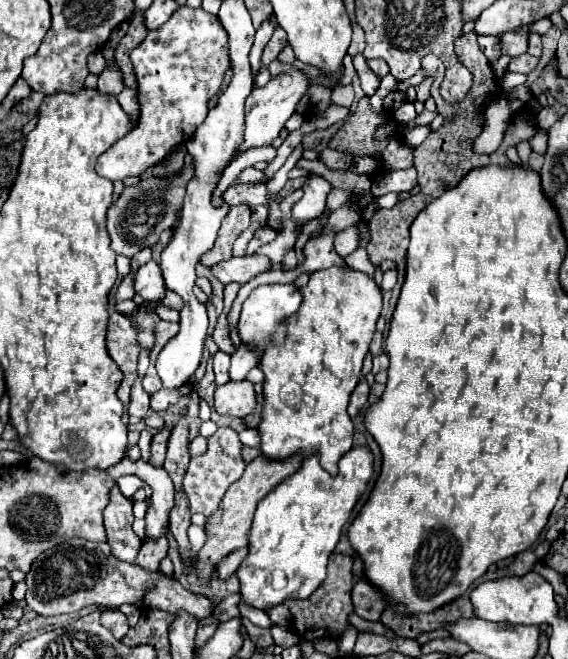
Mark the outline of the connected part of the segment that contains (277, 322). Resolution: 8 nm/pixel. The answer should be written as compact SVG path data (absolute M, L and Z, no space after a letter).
M266 284L266 286L254 288L242 306L242 314L238 322L242 342L248 344L258 354L262 354L266 342L282 342L284 328L286 328L282 320L294 314L300 308L300 302L302 302L300 290L294 284Z

